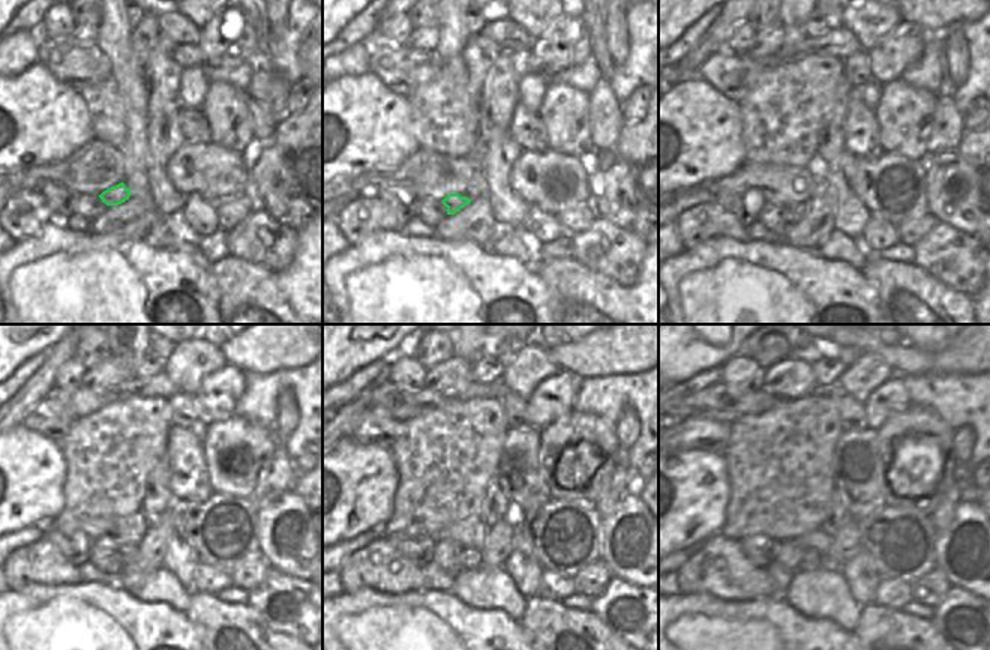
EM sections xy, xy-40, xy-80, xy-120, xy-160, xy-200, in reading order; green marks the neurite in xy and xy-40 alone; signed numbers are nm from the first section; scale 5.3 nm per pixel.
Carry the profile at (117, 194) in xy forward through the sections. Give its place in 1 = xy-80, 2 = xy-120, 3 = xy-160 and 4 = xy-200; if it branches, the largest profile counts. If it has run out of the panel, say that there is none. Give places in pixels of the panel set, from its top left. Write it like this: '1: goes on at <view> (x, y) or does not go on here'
1: goes on at xy-80 (794, 213)
2: goes on at xy-120 (128, 553)
3: goes on at xy-160 (471, 559)
4: goes on at xy-200 (810, 562)

